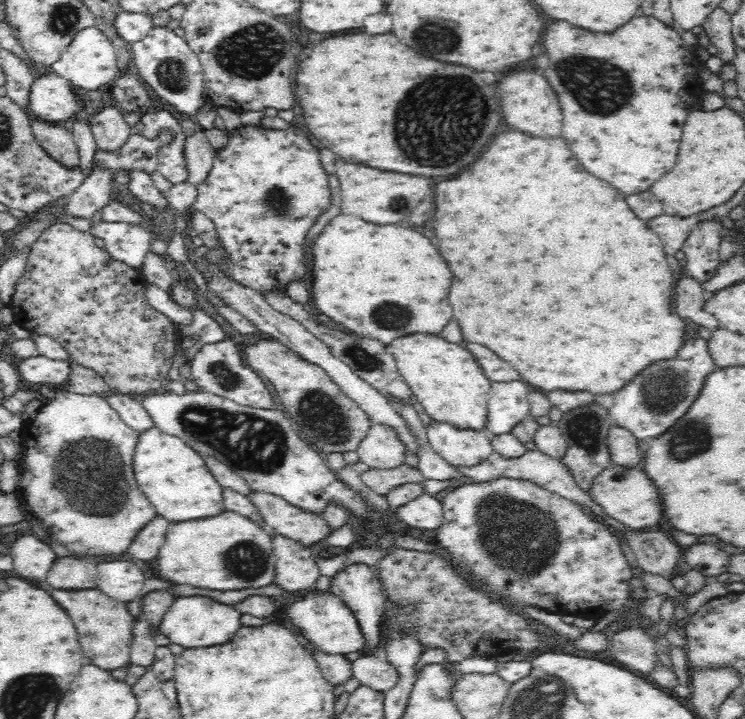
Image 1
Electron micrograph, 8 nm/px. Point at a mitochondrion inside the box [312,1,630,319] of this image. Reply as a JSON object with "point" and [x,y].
{"point":[440,120]}

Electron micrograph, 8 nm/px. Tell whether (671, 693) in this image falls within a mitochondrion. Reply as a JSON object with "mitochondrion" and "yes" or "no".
{"mitochondrion":"no"}

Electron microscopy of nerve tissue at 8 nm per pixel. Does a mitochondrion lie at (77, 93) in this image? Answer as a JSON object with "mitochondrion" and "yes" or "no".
{"mitochondrion":"no"}

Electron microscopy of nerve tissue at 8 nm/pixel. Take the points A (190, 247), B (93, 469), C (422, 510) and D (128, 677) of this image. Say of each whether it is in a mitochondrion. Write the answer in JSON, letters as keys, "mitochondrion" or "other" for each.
{"A":"other","B":"mitochondrion","C":"other","D":"other"}

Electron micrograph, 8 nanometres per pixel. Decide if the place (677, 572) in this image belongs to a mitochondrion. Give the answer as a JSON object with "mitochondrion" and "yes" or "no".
{"mitochondrion":"no"}

